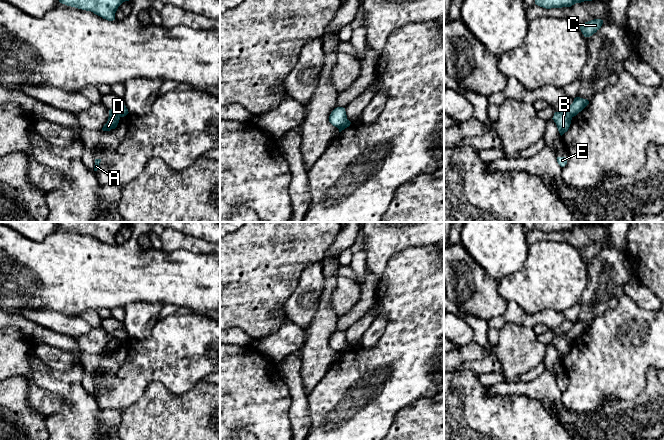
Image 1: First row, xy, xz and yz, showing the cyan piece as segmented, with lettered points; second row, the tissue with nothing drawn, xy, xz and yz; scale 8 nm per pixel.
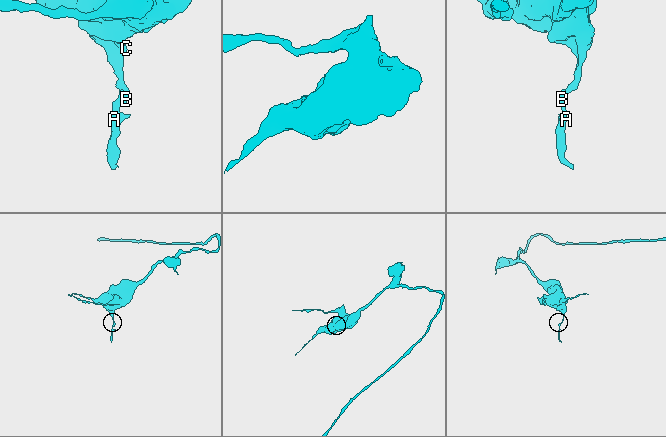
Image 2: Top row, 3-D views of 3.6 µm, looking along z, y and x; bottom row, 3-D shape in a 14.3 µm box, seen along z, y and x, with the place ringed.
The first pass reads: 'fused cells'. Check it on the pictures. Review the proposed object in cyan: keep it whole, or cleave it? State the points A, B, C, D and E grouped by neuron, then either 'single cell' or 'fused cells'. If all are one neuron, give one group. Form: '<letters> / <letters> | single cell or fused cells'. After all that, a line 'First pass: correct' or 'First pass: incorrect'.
A B D E / C | fused cells
First pass: correct

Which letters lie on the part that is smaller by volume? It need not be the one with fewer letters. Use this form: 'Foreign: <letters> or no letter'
Foreign: A, B, D, E

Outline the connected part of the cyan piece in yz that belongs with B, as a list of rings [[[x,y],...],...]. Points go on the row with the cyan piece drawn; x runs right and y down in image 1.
[[[560,111],[555,112],[552,119],[556,123],[558,131],[562,136],[565,132],[568,131],[571,124],[572,116],[569,115],[566,111]]]

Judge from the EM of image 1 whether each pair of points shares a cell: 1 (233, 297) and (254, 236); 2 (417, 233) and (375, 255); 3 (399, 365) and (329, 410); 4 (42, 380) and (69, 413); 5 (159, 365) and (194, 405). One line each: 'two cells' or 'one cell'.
1: one cell
2: one cell
3: one cell
4: one cell
5: two cells

